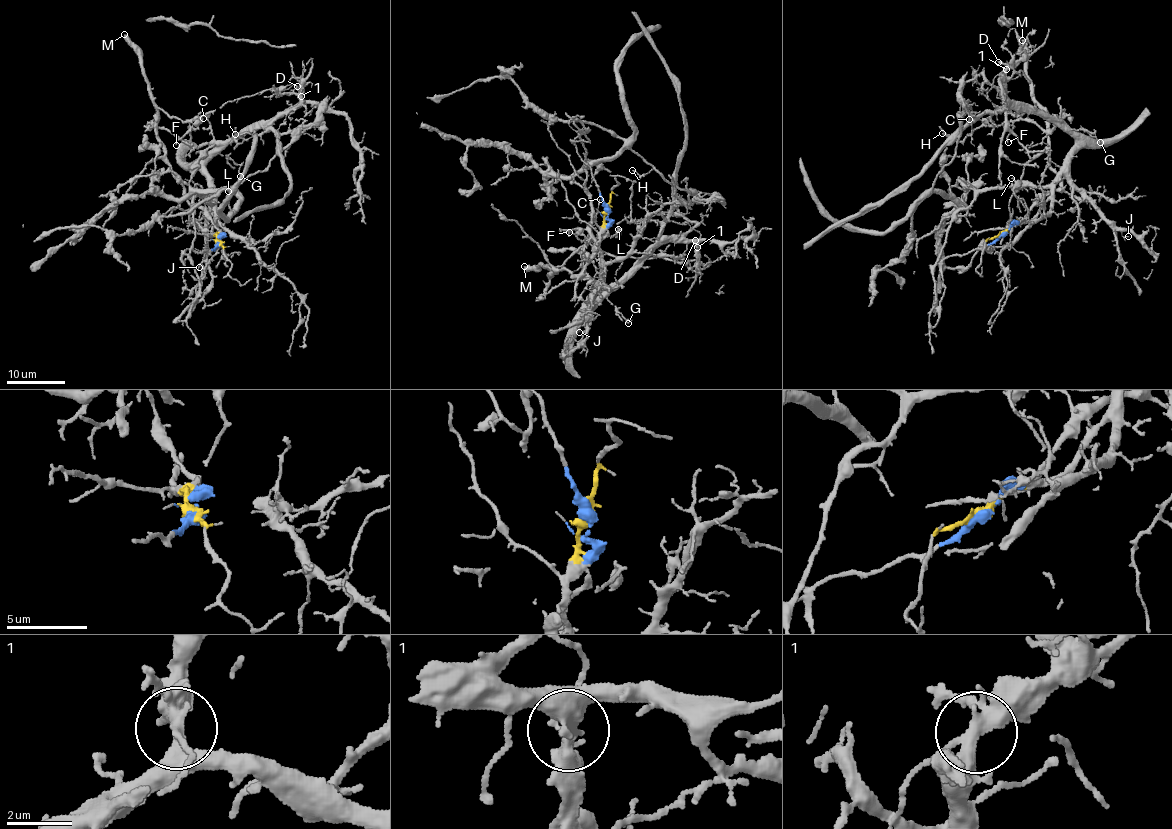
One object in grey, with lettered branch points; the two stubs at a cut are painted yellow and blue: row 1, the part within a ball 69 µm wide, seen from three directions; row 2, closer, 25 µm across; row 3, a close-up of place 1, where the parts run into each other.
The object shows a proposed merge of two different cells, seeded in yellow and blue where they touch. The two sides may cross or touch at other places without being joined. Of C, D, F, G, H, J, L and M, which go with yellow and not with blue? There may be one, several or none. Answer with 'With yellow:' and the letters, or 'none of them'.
With yellow: D, F, G, H, J

